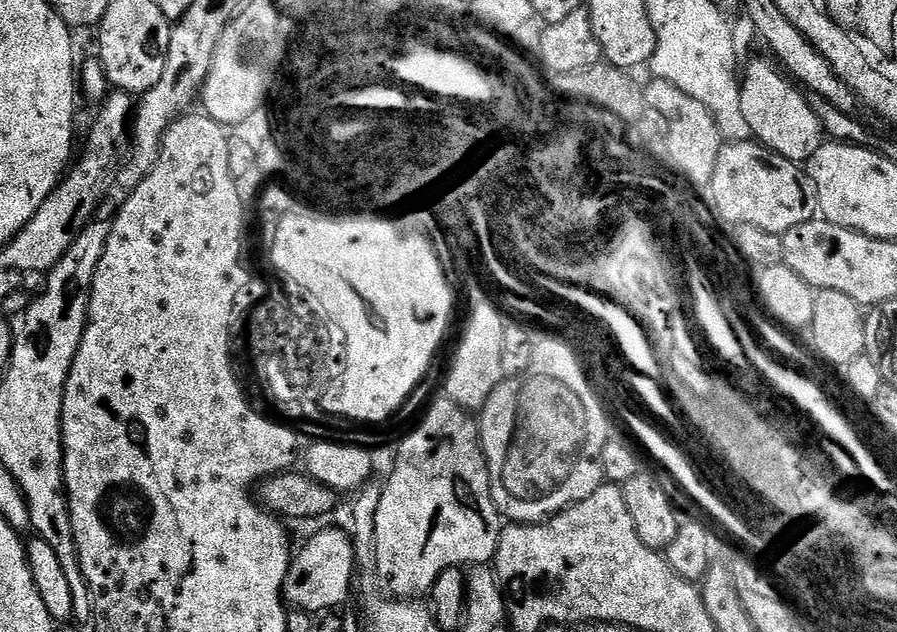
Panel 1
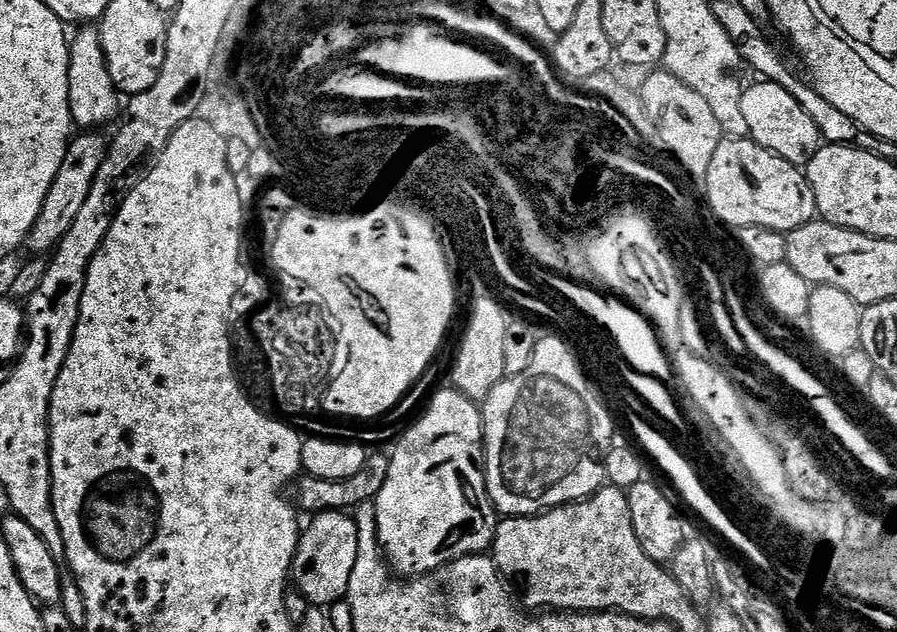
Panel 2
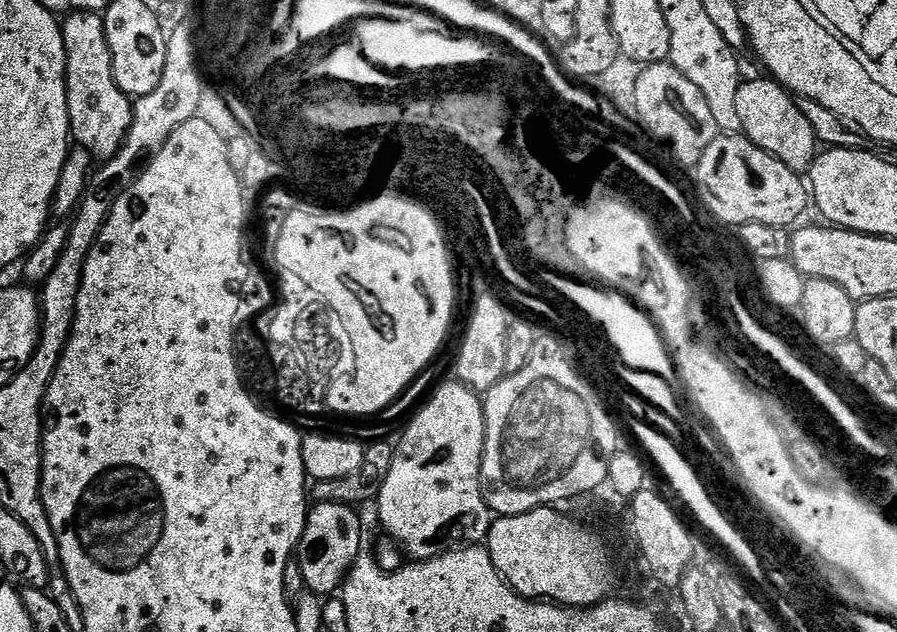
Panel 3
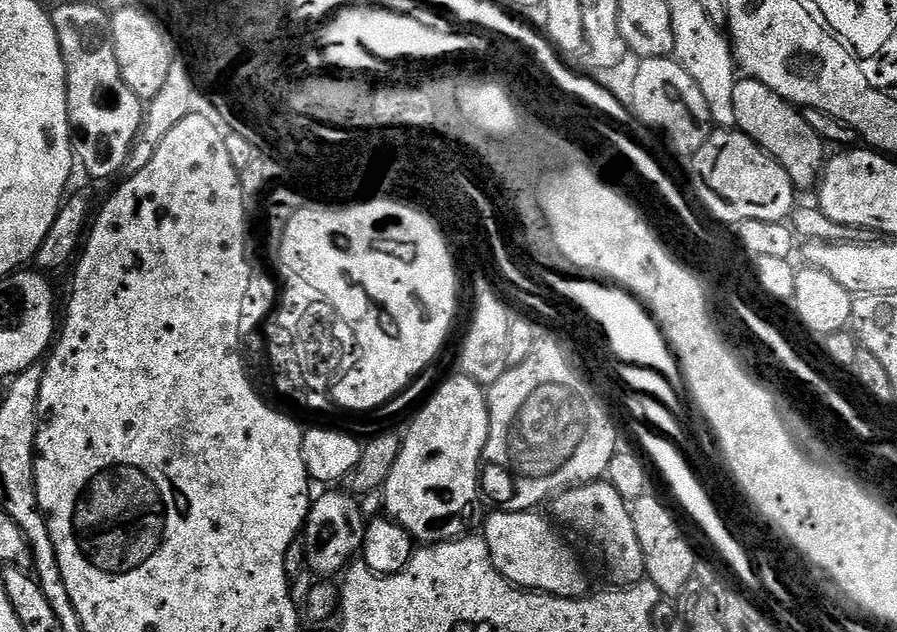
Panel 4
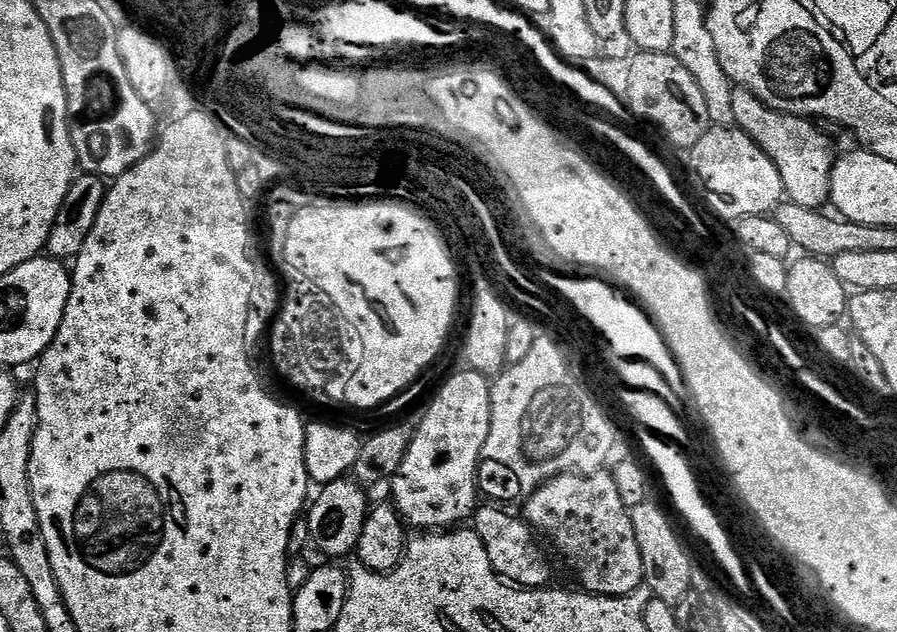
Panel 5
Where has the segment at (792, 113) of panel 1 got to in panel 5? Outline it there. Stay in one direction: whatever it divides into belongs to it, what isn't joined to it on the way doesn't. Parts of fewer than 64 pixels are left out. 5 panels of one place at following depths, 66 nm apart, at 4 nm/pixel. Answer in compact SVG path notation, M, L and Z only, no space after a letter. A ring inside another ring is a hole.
M743 86L733 87L732 105L735 127L742 129L772 159L774 166L778 166L787 199L798 206L823 209L832 194L832 174L838 156L832 153L831 142L815 128L817 125L803 116L775 112L770 105Z

